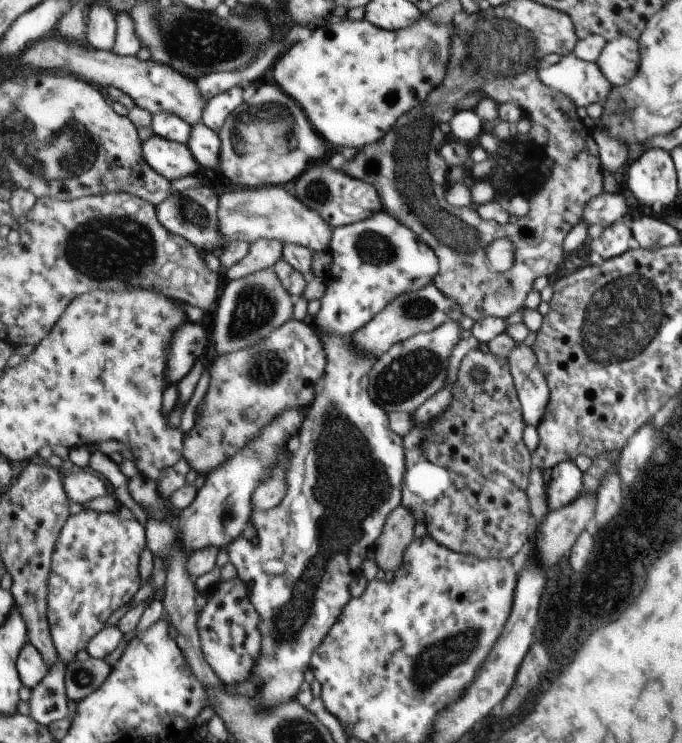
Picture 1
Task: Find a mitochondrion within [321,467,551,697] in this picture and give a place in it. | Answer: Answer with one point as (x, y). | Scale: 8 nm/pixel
(457, 649)

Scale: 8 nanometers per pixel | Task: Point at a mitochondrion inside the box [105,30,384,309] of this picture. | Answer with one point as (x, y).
(263, 129)

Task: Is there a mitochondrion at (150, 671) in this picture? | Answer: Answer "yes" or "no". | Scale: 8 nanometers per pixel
no

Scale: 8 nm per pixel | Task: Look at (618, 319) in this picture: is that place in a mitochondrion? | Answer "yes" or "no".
yes

